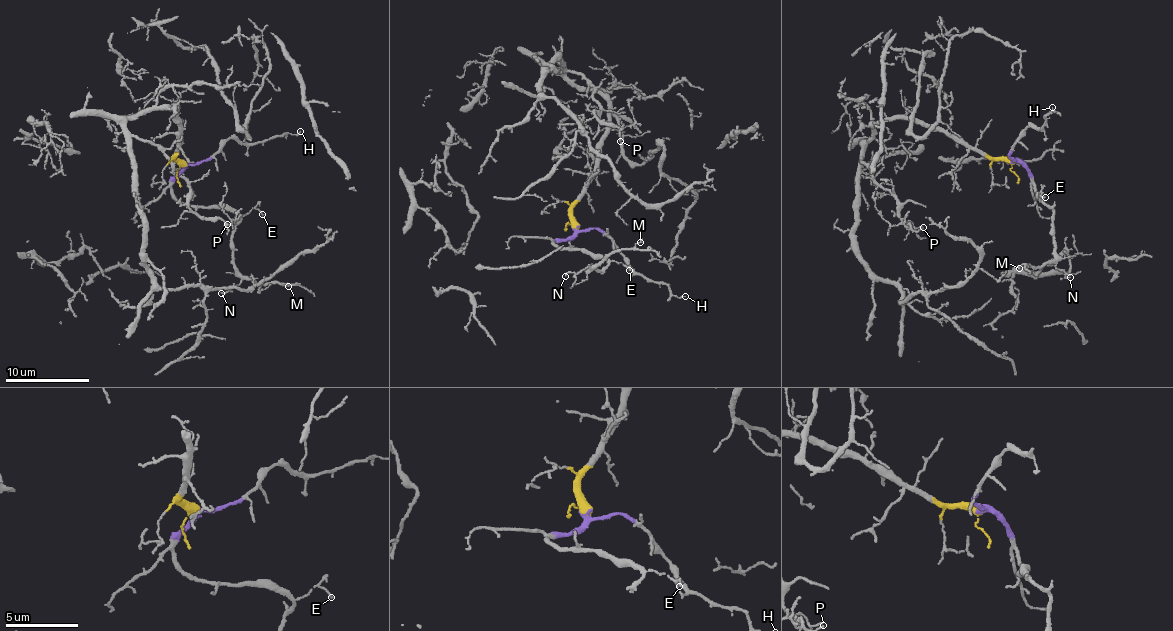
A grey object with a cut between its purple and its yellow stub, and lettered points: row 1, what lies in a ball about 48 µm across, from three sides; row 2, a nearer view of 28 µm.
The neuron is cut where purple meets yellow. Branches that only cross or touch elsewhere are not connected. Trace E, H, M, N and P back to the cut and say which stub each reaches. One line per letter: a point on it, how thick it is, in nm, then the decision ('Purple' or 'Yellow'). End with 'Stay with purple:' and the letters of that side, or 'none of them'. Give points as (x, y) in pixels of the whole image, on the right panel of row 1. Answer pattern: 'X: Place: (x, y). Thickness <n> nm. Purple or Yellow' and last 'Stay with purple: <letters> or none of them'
E: Place: (1045, 197). Thickness 110 nm. Purple
H: Place: (1052, 107). Thickness 120 nm. Purple
M: Place: (1019, 268). Thickness 100 nm. Purple
N: Place: (1070, 277). Thickness 110 nm. Purple
P: Place: (923, 227). Thickness 100 nm. Yellow
Stay with purple: E, H, M, N

